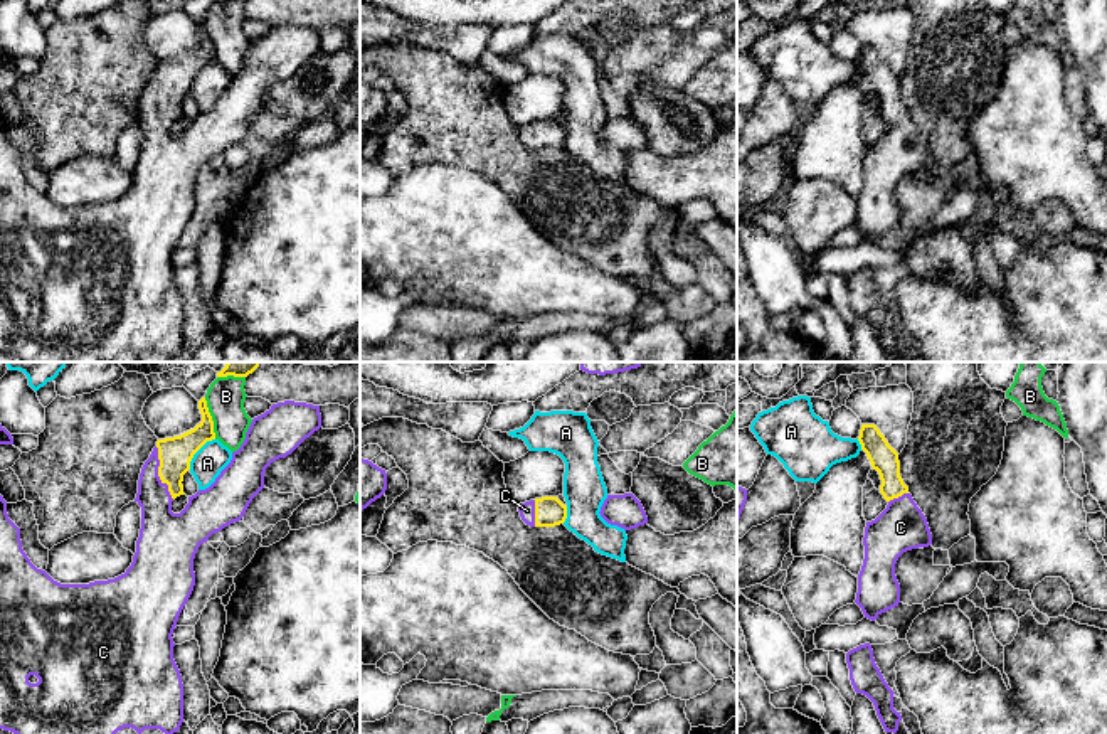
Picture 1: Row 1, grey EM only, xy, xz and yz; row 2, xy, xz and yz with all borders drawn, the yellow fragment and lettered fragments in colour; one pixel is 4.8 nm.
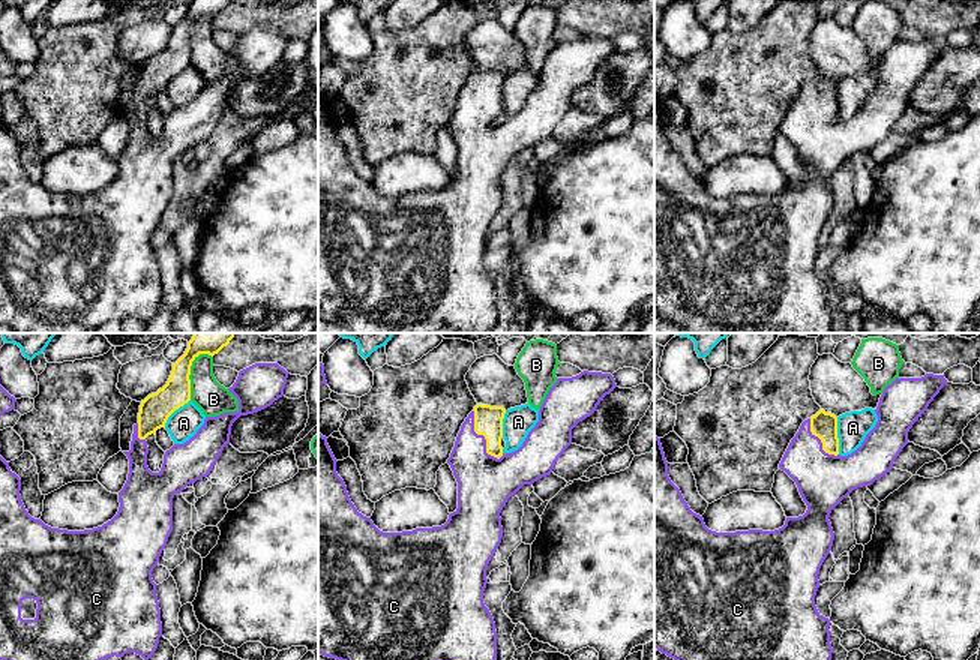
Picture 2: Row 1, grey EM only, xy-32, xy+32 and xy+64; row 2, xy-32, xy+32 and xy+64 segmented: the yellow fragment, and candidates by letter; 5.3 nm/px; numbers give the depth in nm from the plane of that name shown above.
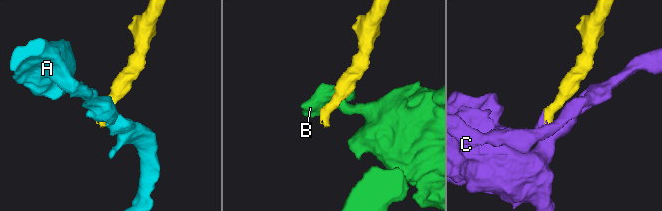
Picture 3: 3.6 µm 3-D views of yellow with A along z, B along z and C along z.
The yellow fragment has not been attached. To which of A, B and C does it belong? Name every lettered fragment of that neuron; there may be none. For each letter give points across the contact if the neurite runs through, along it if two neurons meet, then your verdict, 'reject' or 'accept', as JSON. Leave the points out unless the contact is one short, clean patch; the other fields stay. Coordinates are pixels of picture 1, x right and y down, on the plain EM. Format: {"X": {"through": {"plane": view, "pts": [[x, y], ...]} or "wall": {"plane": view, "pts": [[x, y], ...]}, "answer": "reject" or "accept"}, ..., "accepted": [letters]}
{"A": {"wall": {"plane": "xy", "pts": [[214, 61], [194, 78], [189, 91]]}, "answer": "reject"}, "B": {"wall": {"plane": "xy", "pts": [[204, 21], [216, 61]]}, "answer": "reject"}, "C": {"through": {"plane": "xy", "pts": [[175, 76], [158, 96], [160, 148]]}, "answer": "accept"}, "accepted": ["C"]}

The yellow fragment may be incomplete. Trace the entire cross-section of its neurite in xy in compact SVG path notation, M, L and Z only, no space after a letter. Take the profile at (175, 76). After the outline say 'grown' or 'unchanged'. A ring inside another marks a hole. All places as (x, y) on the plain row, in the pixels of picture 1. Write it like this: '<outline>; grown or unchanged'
M205 20L199 24L199 32L202 37L202 44L193 52L180 59L158 62L150 81L141 91L138 116L135 121L135 125L141 130L141 152L136 163L136 175L126 195L114 202L94 204L89 207L61 207L54 204L45 194L37 192L24 175L20 152L8 141L7 125L0 118L0 352L10 354L20 362L111 362L118 354L124 350L131 350L138 357L141 357L145 352L160 352L170 360L180 352L183 345L183 306L180 293L173 283L175 266L172 258L177 249L178 239L195 209L195 177L212 157L220 155L224 150L239 145L244 140L252 121L264 111L264 96L269 88L279 81L286 81L288 77L291 77L306 61L310 61L315 54L321 51L320 29L294 24L273 27L269 34L252 42L244 66L237 74L232 76L230 86L220 94L215 104L209 111L199 113L195 118L188 120L188 126L185 128L185 131L180 136L173 136L172 125L177 120L185 118L182 104L183 98L190 93L190 84L193 77L207 64L215 62L214 44L209 35Z; grown

